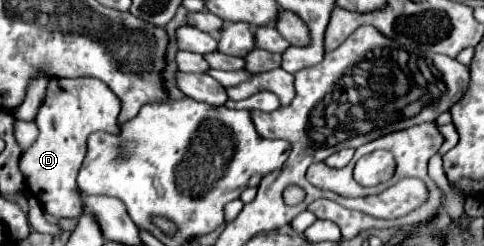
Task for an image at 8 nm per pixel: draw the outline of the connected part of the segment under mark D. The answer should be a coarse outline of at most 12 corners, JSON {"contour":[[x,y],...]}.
{"contour":[[94,77],[50,79],[18,167],[40,207],[78,219],[94,131],[118,133]]}

